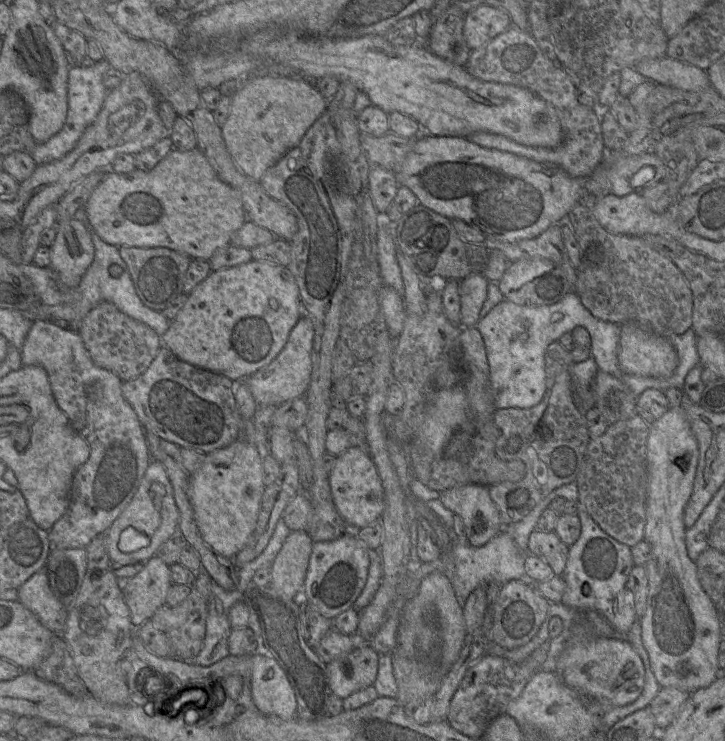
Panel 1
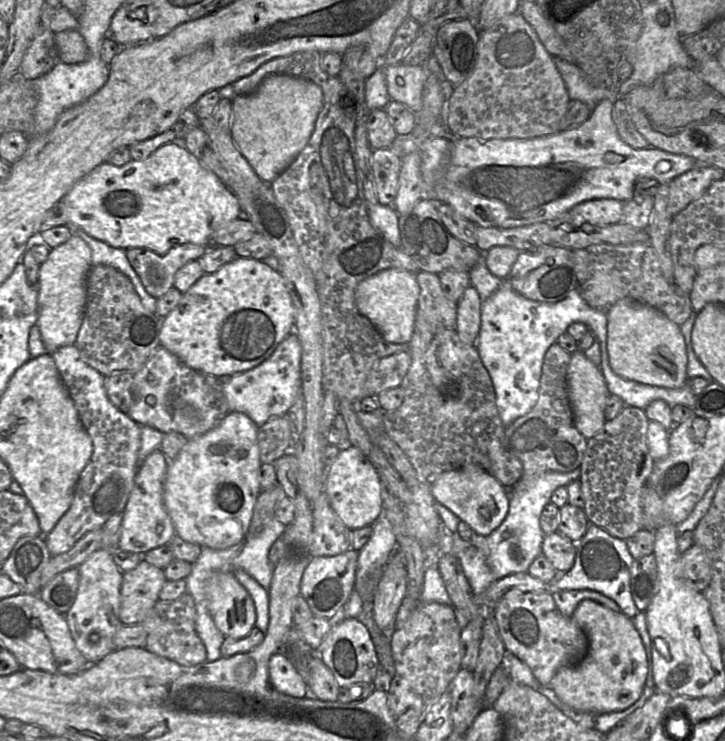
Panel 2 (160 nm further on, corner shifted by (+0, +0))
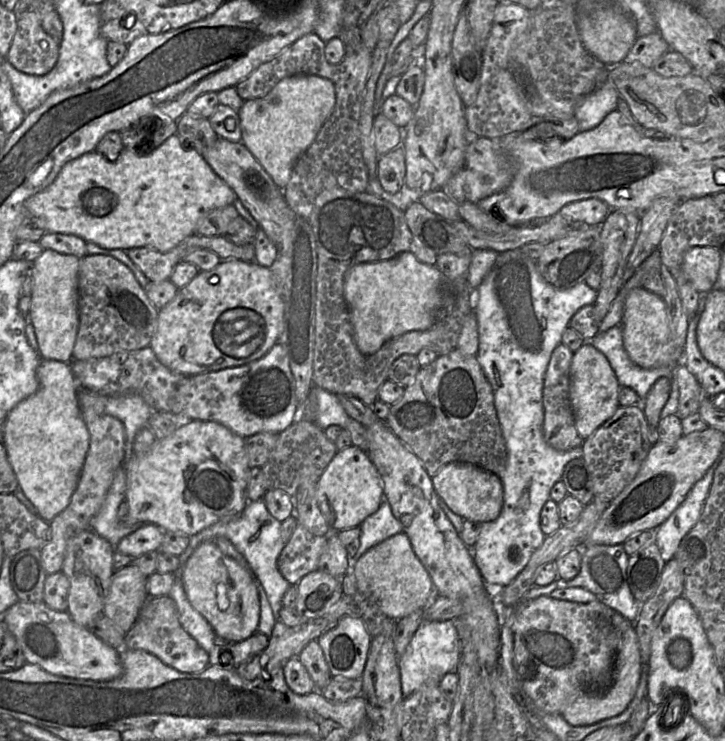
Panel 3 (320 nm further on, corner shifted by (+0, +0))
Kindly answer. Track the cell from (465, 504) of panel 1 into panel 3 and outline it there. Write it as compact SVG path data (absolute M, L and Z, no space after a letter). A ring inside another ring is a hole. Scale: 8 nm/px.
M462 462L449 463L432 477L432 482L438 496L464 520L482 524L496 520L501 513L504 502L502 481L497 475L478 466Z

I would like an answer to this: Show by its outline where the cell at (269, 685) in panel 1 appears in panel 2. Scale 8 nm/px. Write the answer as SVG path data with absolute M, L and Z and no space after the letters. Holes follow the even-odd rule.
M275 653L268 663L269 682L278 692L295 698L309 696L309 689L292 663L283 655Z

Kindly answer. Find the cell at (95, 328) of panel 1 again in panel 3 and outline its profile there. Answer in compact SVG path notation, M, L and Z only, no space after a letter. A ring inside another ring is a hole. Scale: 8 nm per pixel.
M88 254L80 258L78 311L79 327L72 353L76 360L146 348L157 326L158 309L148 299L145 289L125 264L109 255Z

